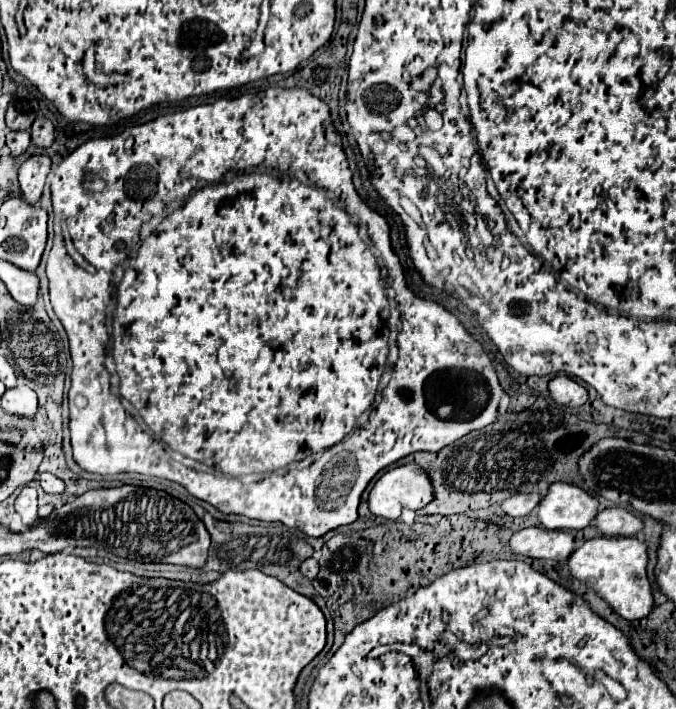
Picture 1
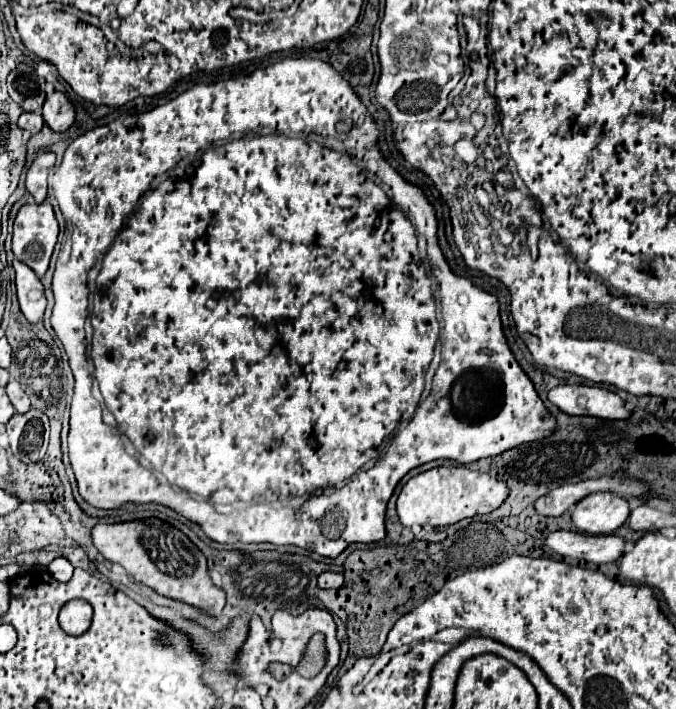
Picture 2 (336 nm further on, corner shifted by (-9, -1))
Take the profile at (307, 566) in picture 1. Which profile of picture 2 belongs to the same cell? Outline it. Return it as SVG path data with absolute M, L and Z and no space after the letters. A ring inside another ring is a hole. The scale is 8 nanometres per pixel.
M326 571L318 577L318 587L320 589L340 589L342 585L344 585L344 575L342 573Z

